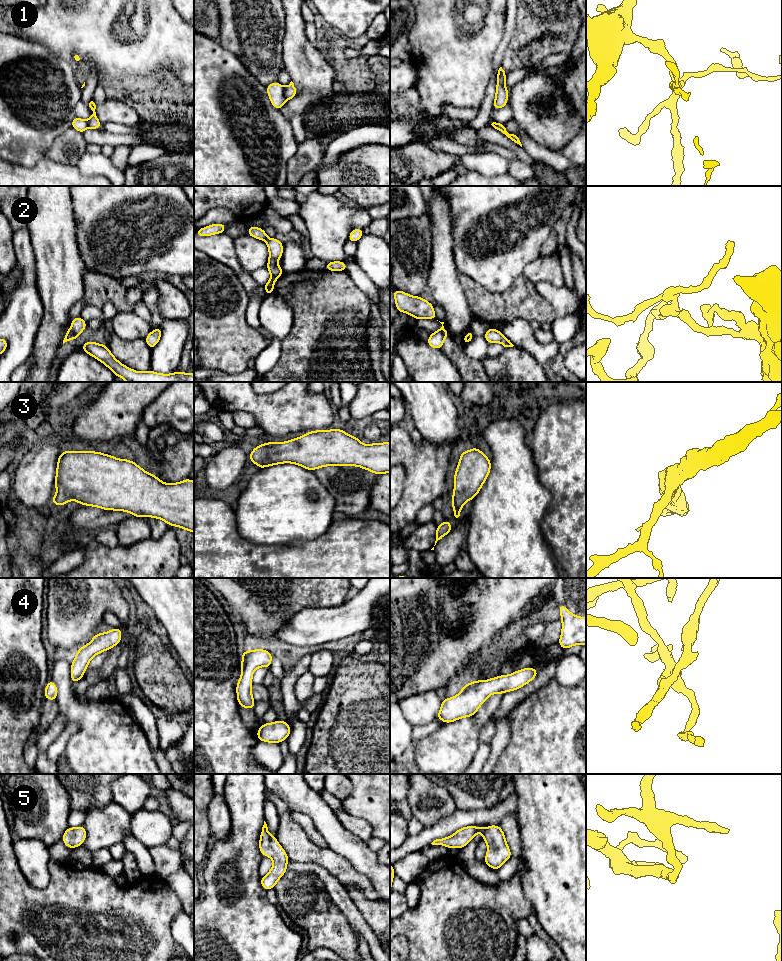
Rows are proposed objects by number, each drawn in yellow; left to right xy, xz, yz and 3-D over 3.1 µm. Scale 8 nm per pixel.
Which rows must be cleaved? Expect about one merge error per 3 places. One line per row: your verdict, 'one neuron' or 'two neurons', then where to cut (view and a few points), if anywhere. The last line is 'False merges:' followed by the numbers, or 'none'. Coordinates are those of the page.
1: two neurons | xz (284, 88), (286, 100)
2: two neurons | xy (70, 328), (70, 331), (76, 338)
3: one neuron | no cut
4: one neuron | no cut
5: one neuron | no cut
False merges: 1, 2

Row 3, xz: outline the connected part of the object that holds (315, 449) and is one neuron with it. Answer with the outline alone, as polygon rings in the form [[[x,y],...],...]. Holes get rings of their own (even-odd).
[[[341,429],[316,430],[285,442],[260,444],[251,451],[249,461],[259,469],[282,463],[292,463],[311,471],[325,466],[358,466],[381,475],[390,473],[390,443],[365,445],[359,437],[351,436]]]

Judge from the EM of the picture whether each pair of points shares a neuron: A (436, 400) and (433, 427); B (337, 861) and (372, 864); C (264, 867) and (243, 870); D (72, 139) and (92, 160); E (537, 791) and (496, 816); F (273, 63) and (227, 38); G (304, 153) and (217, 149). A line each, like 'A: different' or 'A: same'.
A: same
B: different
C: different
D: different
E: different
F: same
G: different

